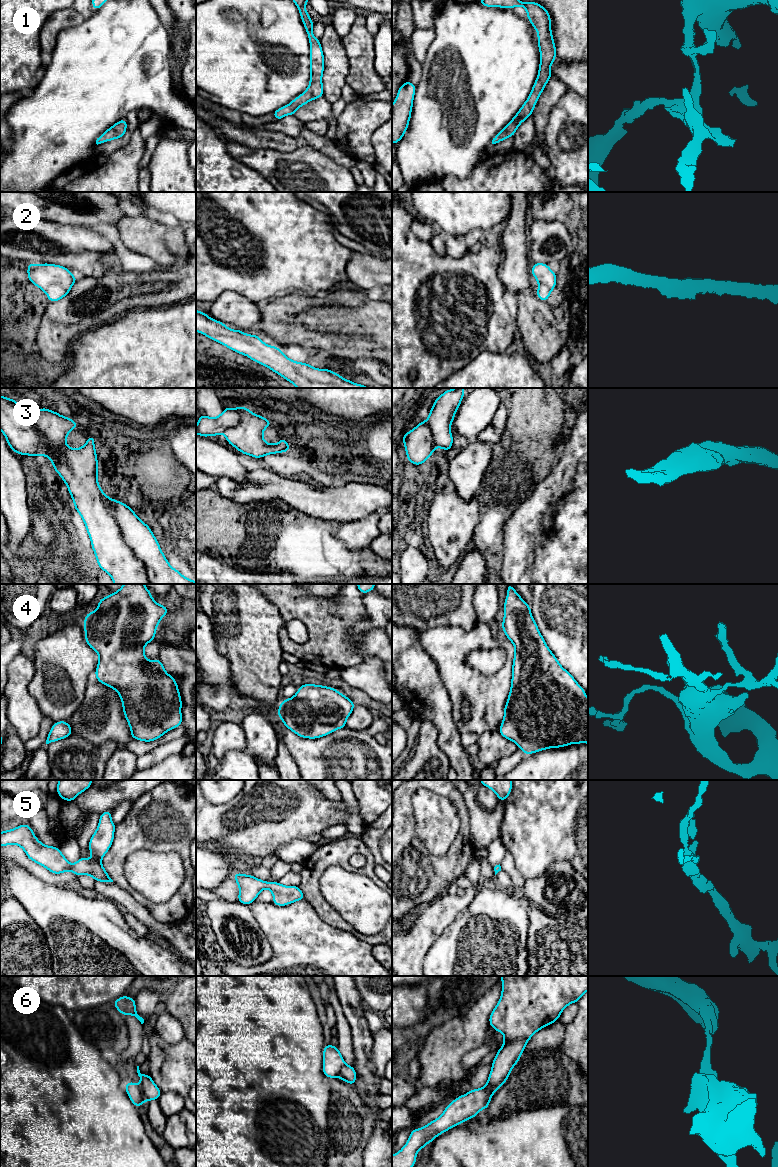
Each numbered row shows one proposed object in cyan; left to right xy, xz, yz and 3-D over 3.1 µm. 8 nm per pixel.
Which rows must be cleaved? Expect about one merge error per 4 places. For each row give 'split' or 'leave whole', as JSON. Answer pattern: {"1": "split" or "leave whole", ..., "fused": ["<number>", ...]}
{"1": "leave whole", "2": "leave whole", "3": "leave whole", "4": "leave whole", "5": "leave whole", "6": "split", "fused": ["6"]}

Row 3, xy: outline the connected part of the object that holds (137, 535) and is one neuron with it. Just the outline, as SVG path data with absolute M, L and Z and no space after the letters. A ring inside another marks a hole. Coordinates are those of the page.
M0 395L0 430L11 450L20 455L30 455L35 458L43 455L52 461L54 470L69 490L75 510L84 521L99 568L111 576L114 584L196 584L195 580L184 577L177 569L170 566L149 525L142 522L129 506L108 497L99 487L95 436L89 436L81 448L70 448L66 444L68 434L77 427L78 424L70 417L64 417L43 407L30 415L20 407L16 400Z

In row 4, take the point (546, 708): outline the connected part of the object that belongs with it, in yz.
M507 584L507 597L504 602L504 619L501 628L515 647L512 680L509 696L504 707L504 717L499 733L517 744L525 755L549 748L565 747L569 744L588 744L588 698L585 690L574 677L565 670L548 648L534 618L531 607L526 604L516 590Z

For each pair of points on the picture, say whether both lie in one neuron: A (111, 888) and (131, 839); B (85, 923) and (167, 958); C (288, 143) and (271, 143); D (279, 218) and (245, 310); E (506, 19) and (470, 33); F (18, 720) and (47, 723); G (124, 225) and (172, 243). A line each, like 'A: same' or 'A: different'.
A: different
B: same
C: same
D: different
E: same
F: different
G: same

